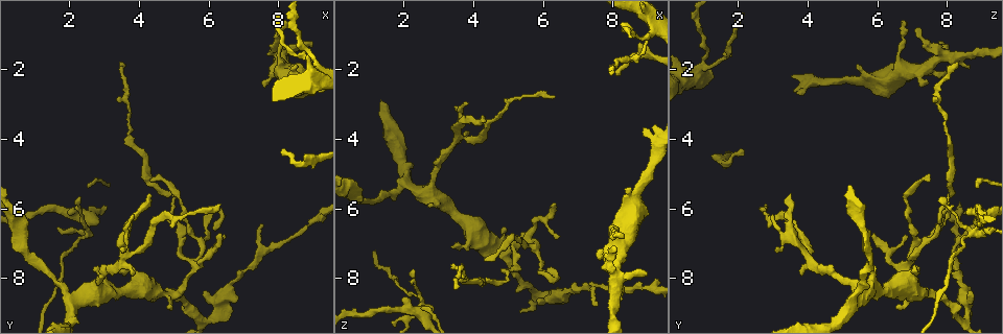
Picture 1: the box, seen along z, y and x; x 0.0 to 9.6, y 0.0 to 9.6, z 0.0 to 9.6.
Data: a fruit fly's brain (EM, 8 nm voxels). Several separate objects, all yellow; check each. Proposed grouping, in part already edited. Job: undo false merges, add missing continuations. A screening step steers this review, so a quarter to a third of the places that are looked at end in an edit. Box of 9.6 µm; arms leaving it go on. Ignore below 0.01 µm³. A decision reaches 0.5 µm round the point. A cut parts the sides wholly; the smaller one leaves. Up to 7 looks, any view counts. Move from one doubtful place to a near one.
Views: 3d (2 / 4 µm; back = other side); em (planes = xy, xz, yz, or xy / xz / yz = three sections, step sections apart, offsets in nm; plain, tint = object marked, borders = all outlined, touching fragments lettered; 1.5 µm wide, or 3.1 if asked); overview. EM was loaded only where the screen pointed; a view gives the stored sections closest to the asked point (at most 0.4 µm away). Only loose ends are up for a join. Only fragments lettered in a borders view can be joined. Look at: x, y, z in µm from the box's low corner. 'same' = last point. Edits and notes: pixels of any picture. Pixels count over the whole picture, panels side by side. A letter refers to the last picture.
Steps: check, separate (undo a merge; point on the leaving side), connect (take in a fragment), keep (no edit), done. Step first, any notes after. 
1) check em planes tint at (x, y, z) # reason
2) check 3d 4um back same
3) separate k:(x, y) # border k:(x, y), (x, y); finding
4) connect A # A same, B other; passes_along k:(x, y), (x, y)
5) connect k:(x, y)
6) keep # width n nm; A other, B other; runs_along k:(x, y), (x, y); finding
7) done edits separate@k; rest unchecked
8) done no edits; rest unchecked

check em planes borders at (5.60, 7.60, 6.95) # a fork

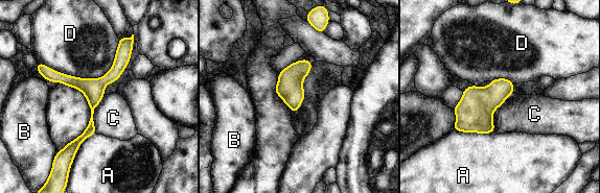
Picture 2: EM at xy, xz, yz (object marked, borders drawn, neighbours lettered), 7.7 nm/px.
keep # A other, B other, C other, D other; border 2:(513, 92), (494, 111), (494, 131); one neuron here

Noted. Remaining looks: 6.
check em planes tint at (4.30, 5.55, 3.45) # free end

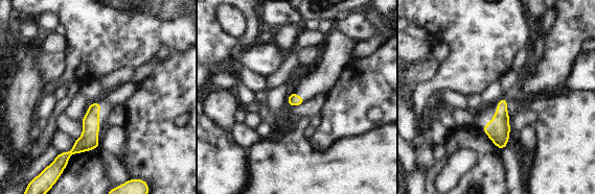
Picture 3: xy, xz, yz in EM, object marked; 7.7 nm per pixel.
check em planes borders same

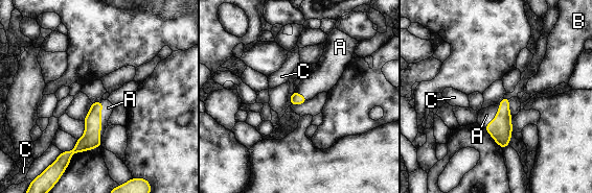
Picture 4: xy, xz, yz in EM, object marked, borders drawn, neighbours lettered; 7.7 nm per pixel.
connect A # A same, B other, C other; passes_along 4:(91, 139), (100, 120), (108, 107); it goes on there

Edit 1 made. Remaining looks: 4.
check overview

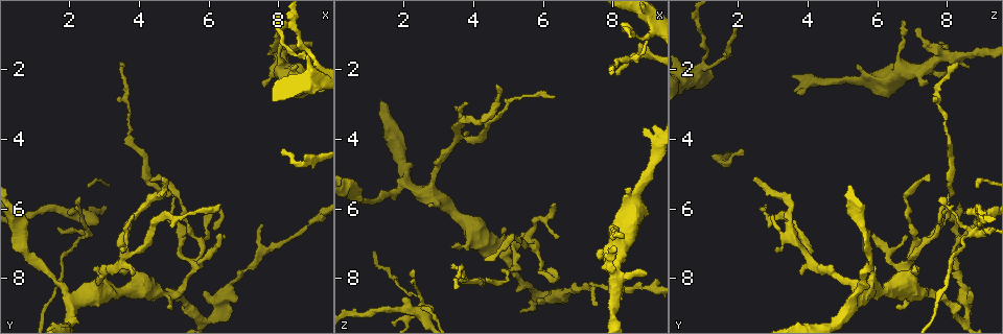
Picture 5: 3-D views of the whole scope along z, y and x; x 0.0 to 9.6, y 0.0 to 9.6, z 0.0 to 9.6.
check em planes borders at (7.65, 2.40, 7.45) # thick end

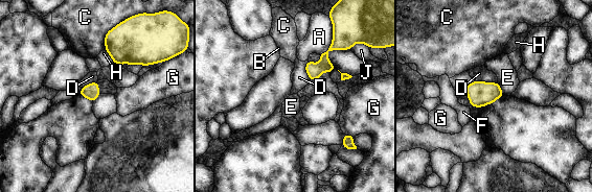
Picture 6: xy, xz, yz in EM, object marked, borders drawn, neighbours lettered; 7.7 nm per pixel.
keep # A other, B other, C other, D other, E other, F other, G other, H other, J other; border 6:(498, 81), (504, 94); none of them fits

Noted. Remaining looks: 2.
done edits connect@4; rest unchecked

